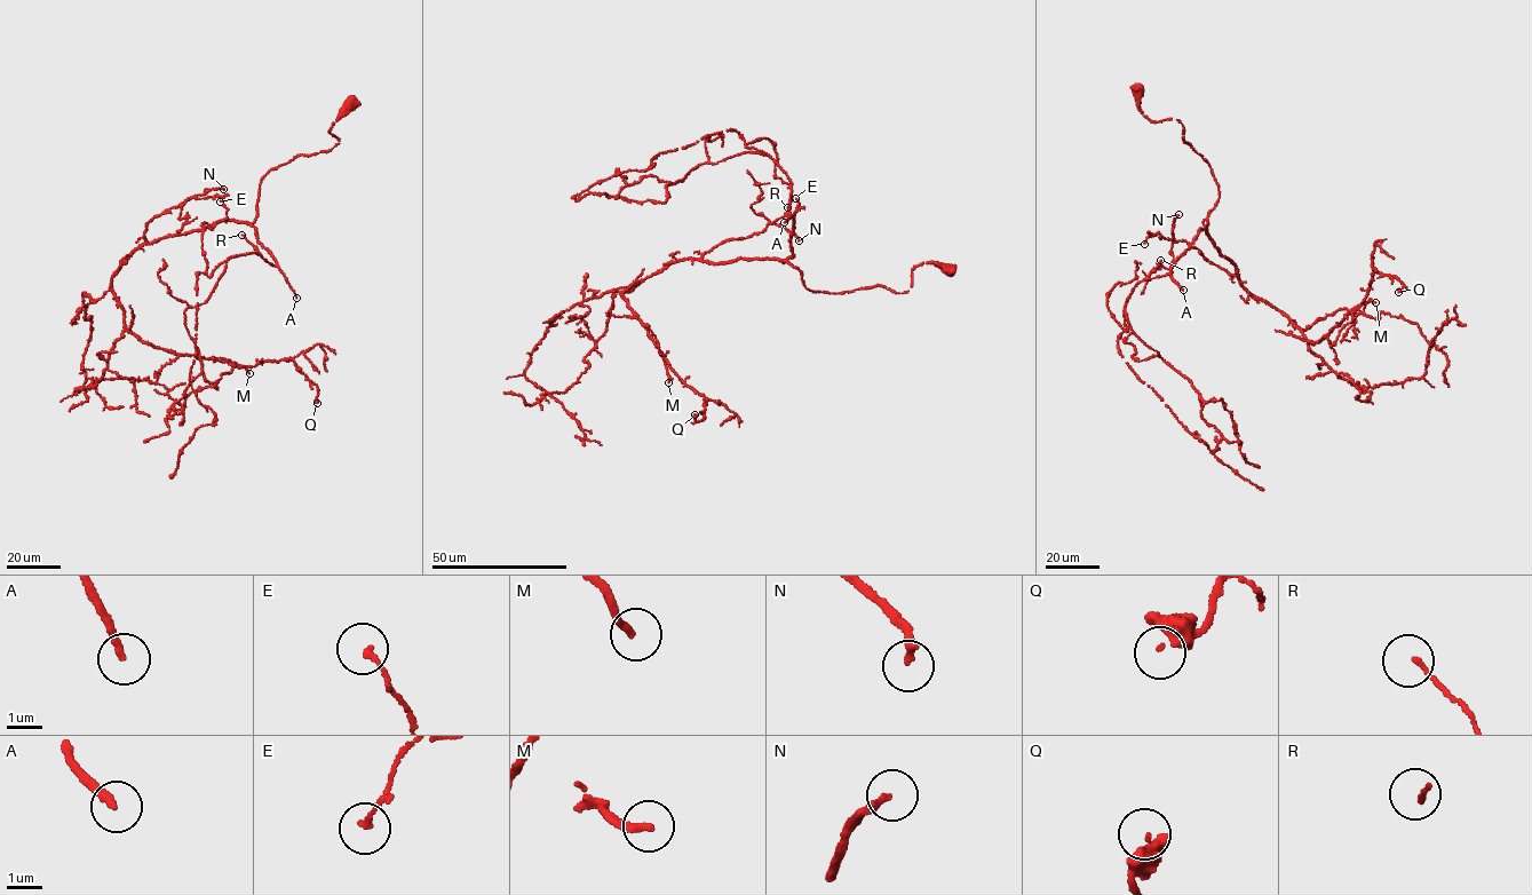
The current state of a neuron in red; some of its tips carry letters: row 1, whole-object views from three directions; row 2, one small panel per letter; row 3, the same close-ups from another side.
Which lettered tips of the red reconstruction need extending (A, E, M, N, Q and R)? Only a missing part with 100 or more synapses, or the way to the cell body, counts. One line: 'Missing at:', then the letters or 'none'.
Missing at: A

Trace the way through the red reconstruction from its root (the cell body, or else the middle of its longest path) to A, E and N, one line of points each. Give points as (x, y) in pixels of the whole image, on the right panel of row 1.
A: (1138, 90), (1143, 116), (1181, 123), (1184, 141), (1219, 185), (1205, 228), (1172, 268), (1183, 290)
E: (1138, 90), (1143, 116), (1181, 123), (1208, 163), (1219, 195), (1207, 232), (1237, 274), (1182, 240), (1144, 244)
N: (1138, 90), (1143, 116), (1181, 123), (1208, 163), (1219, 195), (1207, 232), (1237, 275), (1173, 238), (1179, 214)

